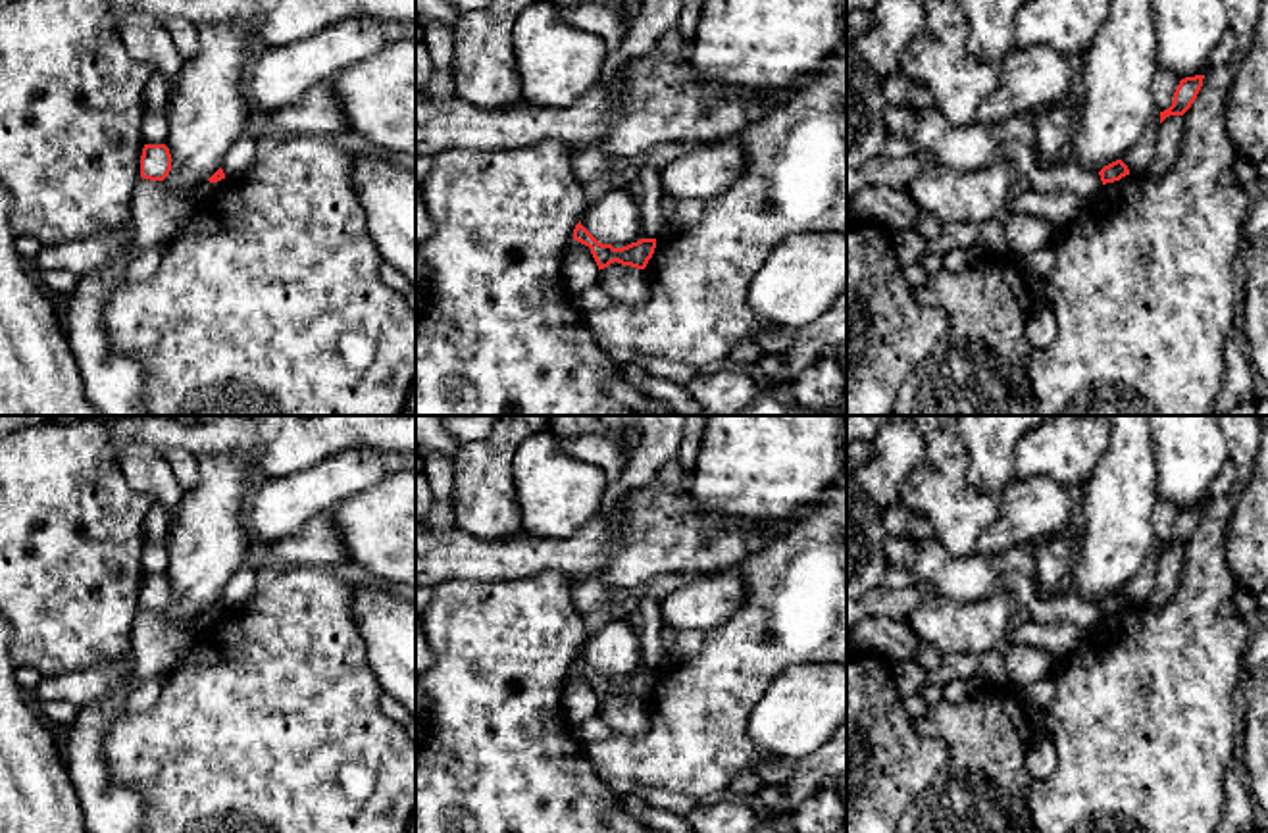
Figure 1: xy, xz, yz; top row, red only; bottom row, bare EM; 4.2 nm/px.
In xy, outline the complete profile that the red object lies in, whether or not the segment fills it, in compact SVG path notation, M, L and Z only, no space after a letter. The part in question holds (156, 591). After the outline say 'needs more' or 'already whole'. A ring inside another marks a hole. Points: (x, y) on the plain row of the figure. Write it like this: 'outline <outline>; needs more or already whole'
outline M144 575L140 587L140 608L164 612L171 602L171 585L165 575Z; already whole

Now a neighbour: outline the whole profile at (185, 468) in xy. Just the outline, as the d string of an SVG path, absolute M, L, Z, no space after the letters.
M169 448L164 456L183 491L190 491L198 481L198 460L183 448Z

